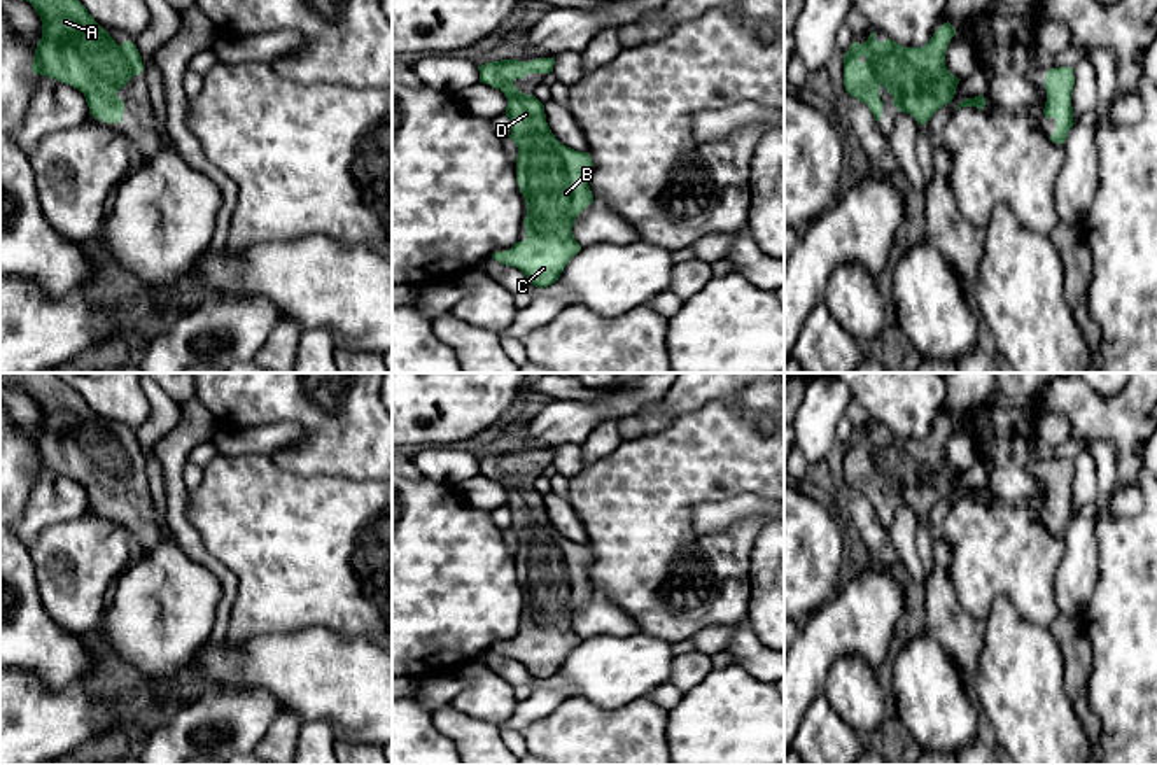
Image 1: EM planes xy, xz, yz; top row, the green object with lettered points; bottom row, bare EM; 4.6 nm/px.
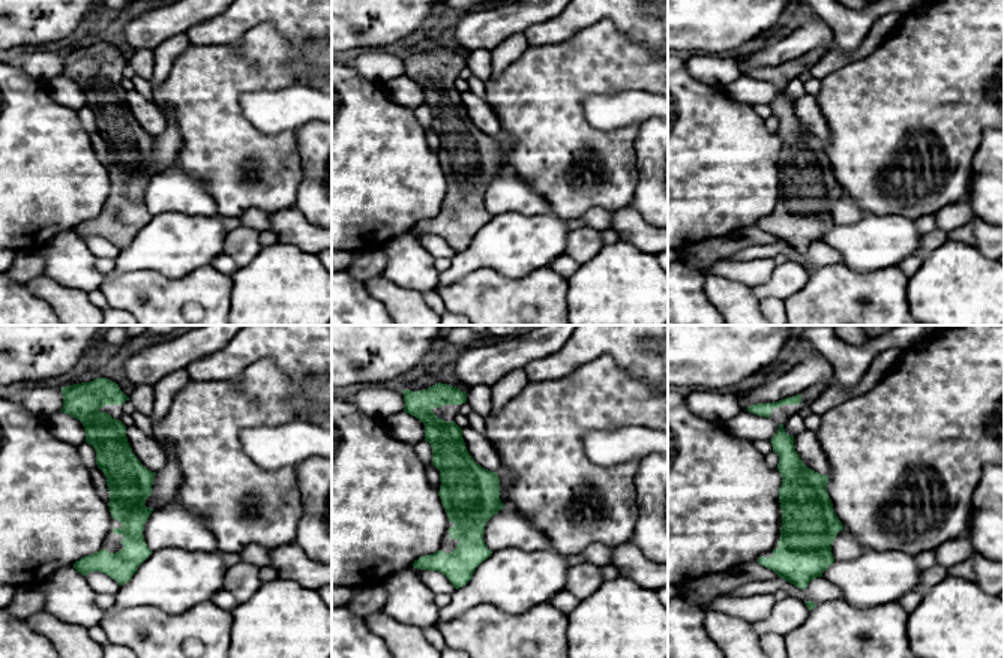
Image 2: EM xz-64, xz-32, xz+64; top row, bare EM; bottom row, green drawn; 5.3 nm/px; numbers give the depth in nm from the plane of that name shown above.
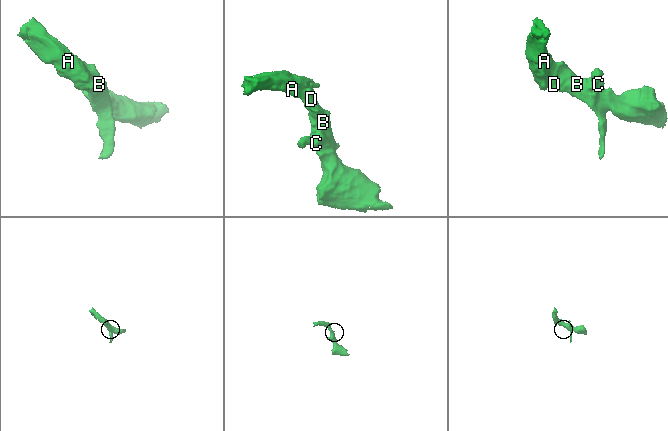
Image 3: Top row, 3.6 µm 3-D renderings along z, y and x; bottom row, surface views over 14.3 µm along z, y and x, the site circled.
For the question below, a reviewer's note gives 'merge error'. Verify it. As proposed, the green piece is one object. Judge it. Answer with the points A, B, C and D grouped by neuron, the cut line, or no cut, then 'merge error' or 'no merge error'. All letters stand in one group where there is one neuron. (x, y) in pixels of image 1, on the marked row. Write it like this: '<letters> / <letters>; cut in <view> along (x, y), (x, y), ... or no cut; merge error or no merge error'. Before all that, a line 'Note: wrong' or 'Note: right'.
Note: wrong
A B C D; no cut; no merge error

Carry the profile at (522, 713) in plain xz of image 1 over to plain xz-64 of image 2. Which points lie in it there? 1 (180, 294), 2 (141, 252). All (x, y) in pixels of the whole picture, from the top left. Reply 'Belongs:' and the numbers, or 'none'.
Belongs: 2

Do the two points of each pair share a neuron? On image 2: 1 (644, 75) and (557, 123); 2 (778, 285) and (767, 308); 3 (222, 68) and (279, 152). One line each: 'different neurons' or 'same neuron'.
1: same neuron
2: different neurons
3: same neuron

